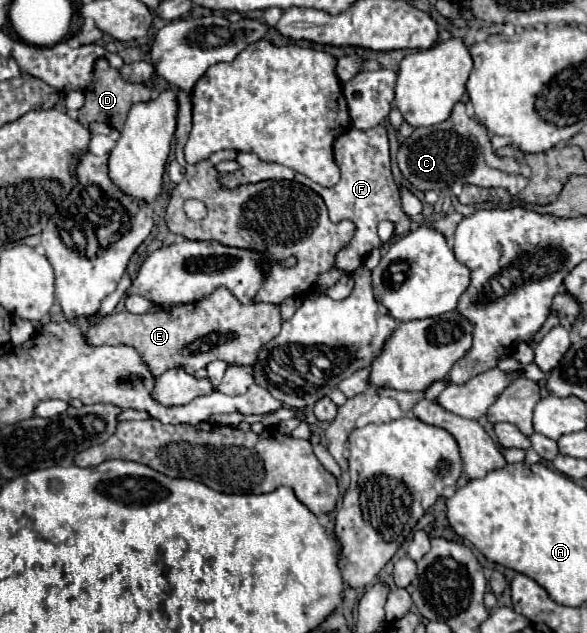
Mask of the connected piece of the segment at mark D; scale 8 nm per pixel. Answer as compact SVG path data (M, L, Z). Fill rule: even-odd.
M98 58L96 66L94 66L94 77L92 82L84 90L85 103L79 111L79 121L85 125L92 122L104 122L116 130L122 130L128 110L132 104L136 102L146 102L150 100L150 90L144 84L130 84L124 82L118 74L116 68L112 68L108 64L106 58Z

